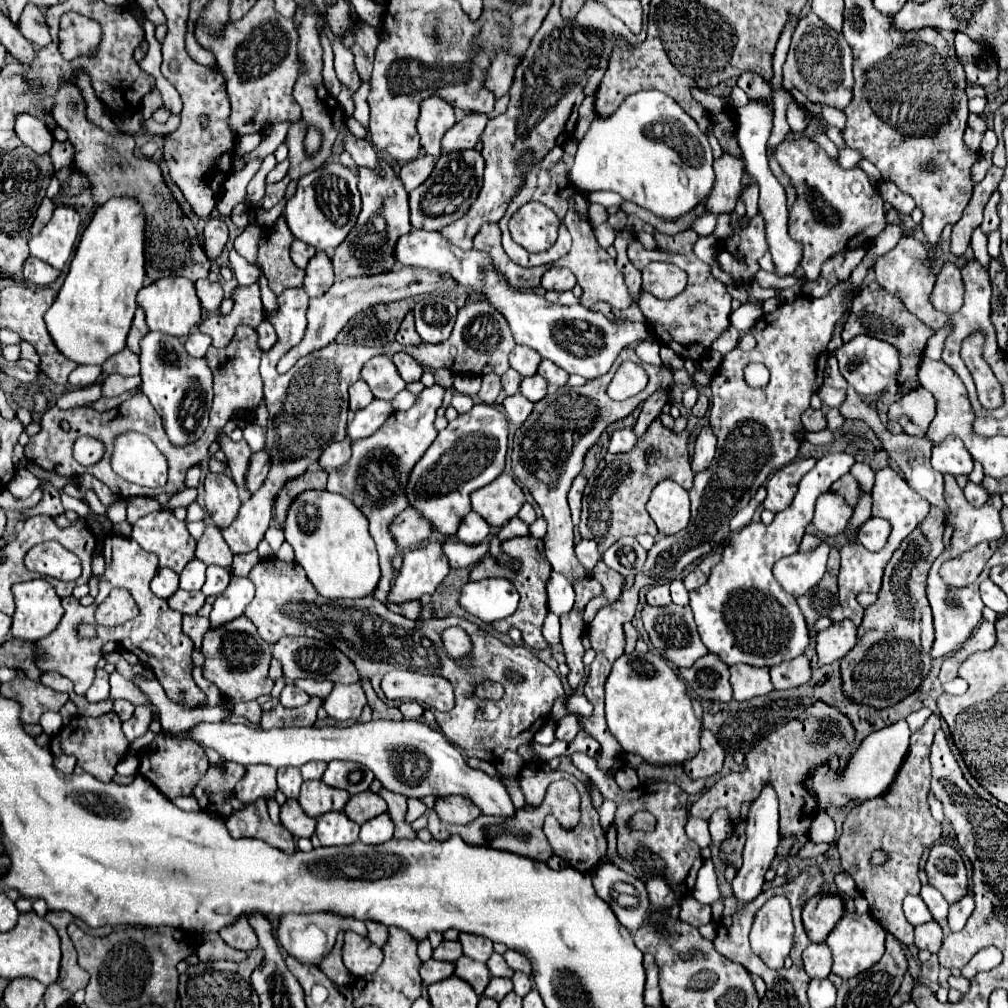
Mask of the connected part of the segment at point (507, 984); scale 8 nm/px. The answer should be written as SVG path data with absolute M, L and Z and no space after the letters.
M491 977L491 981L489 981L489 985L485 987L483 995L489 997L489 999L495 999L495 1001L501 1001L511 989L513 989L511 979L497 979L497 977Z

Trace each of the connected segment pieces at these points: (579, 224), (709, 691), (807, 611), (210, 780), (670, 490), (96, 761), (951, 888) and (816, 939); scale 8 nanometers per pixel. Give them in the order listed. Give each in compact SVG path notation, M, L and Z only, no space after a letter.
M567 211L565 225L571 229L573 247L571 247L571 251L569 251L563 259L559 259L559 261L553 263L553 265L557 265L557 267L567 267L567 269L571 269L573 273L577 273L577 275L575 275L575 277L577 277L577 283L579 283L581 289L583 289L581 305L593 307L597 301L607 301L607 303L613 305L615 309L625 309L625 307L629 307L631 303L637 303L637 297L639 297L639 295L633 295L633 297L629 299L627 287L625 287L625 283L623 283L623 275L621 275L621 271L617 269L615 259L609 257L609 253L599 247L599 243L597 243L597 239L595 239L593 231L591 231L591 227L589 227L589 223L585 223L585 219L579 219L573 211Z
M713 653L697 659L697 663L689 669L679 669L683 681L703 699L709 701L731 701L731 685L729 685L729 667Z
M833 547L827 561L827 571L813 591L807 591L803 597L797 599L799 609L807 621L809 633L815 633L815 621L837 605L837 573L839 573L839 551Z
M225 761L225 769L209 767L205 777L201 779L201 783L197 783L193 791L193 795L199 799L201 809L227 817L233 809L225 803L225 793L233 791L241 775L243 775L243 767L237 763L229 763L229 761Z
M665 479L653 489L647 511L661 535L675 535L689 523L689 495L681 485Z
M113 711L95 719L93 717L71 719L71 725L53 737L53 745L55 743L61 747L61 753L77 757L77 765L103 783L109 783L113 779L115 775L113 767L117 767L117 763L127 755L127 749L129 749L129 741L121 731L121 719Z
M935 845L925 865L929 885L941 891L947 903L955 903L967 893L967 873L961 855L951 845Z
M839 893L813 895L803 907L803 925L809 939L813 943L823 943L843 913L843 899Z

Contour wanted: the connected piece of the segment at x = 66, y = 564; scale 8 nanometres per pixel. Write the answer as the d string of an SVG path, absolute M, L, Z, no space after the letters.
M57 541L35 545L25 557L25 567L61 581L75 581L81 575L81 561Z

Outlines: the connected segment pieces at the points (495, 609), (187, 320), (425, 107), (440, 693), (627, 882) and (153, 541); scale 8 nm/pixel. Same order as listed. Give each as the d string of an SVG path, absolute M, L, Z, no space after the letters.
M489 577L475 583L469 581L459 597L461 607L488 624L510 616L517 609L517 601L517 589L505 577Z
M185 277L157 279L155 283L143 287L137 293L137 303L139 307L143 307L151 331L161 331L173 337L185 337L189 335L191 327L201 321L201 301L195 295L195 285Z
M429 97L421 103L421 115L417 121L417 131L421 135L421 149L427 155L439 157L441 155L441 139L449 127L453 127L455 115L453 107L439 99Z
M389 671L383 677L383 693L387 699L417 701L437 711L453 709L453 687L439 675L423 675L415 671Z
M611 863L597 867L591 873L591 879L597 895L613 909L623 927L637 931L645 925L645 915L649 915L649 895L645 895L645 883L641 883L641 879Z
M157 511L141 517L131 531L131 537L145 549L159 557L159 567L171 567L181 573L193 559L195 539L189 535L187 525L169 519L169 511Z

